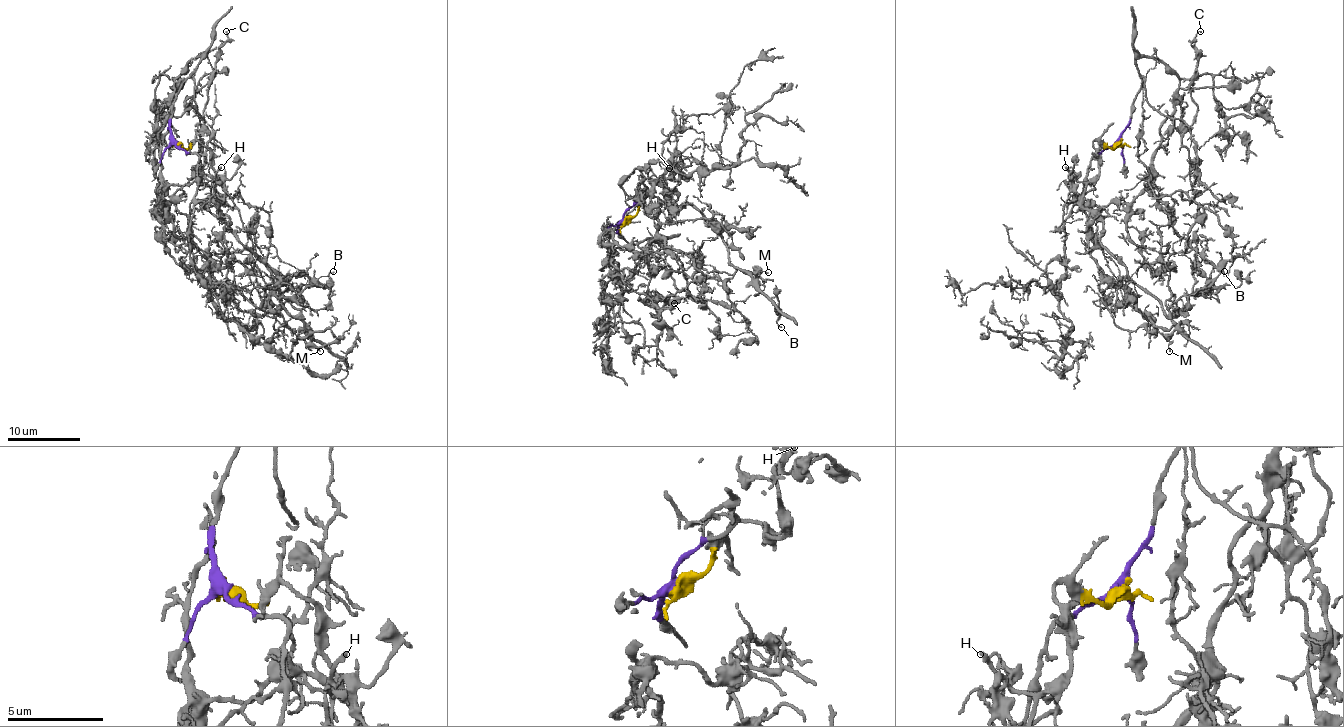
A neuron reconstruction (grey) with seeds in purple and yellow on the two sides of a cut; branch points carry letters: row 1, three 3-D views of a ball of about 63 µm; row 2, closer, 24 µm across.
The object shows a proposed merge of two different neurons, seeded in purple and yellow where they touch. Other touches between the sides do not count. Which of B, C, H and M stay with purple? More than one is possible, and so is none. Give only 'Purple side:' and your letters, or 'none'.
Purple side: C

